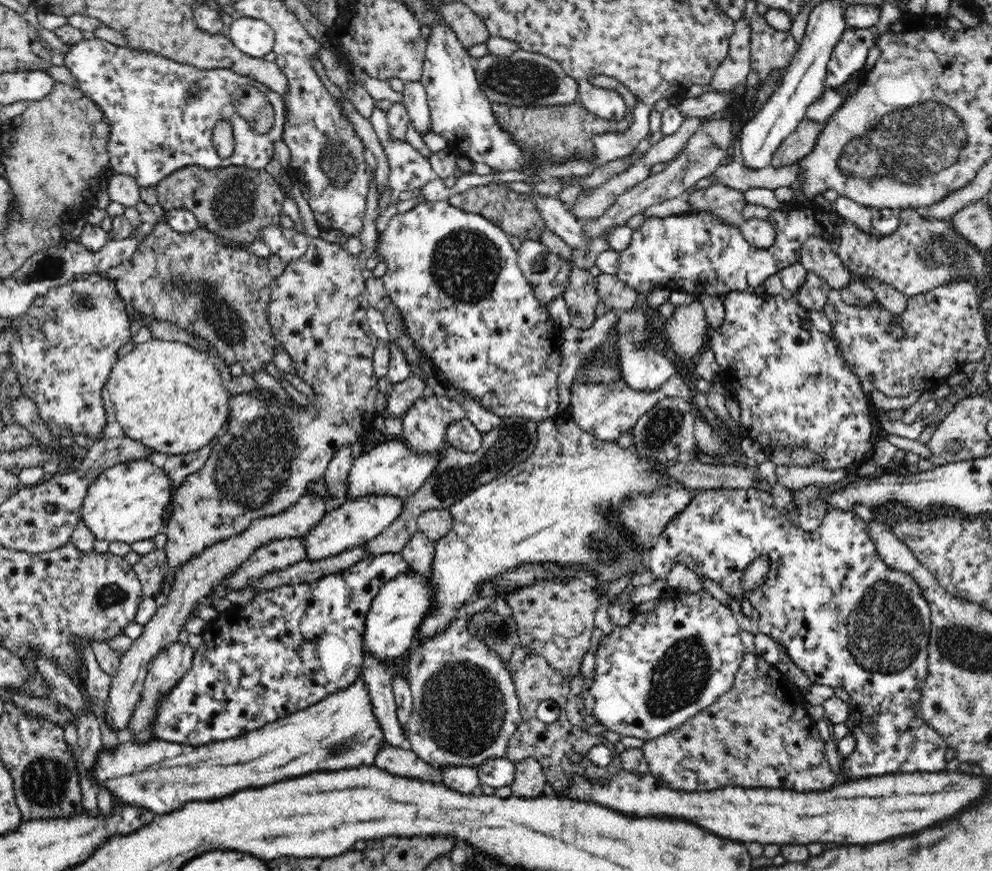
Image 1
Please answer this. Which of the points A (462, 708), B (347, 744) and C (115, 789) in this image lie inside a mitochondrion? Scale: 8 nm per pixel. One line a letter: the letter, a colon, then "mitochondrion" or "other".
A: mitochondrion
B: mitochondrion
C: other

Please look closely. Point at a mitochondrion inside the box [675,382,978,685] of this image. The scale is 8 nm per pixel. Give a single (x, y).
(884, 631)

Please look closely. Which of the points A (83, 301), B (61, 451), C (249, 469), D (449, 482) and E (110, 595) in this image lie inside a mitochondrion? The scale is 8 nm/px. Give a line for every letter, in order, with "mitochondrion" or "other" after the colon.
A: mitochondrion
B: other
C: mitochondrion
D: mitochondrion
E: mitochondrion

